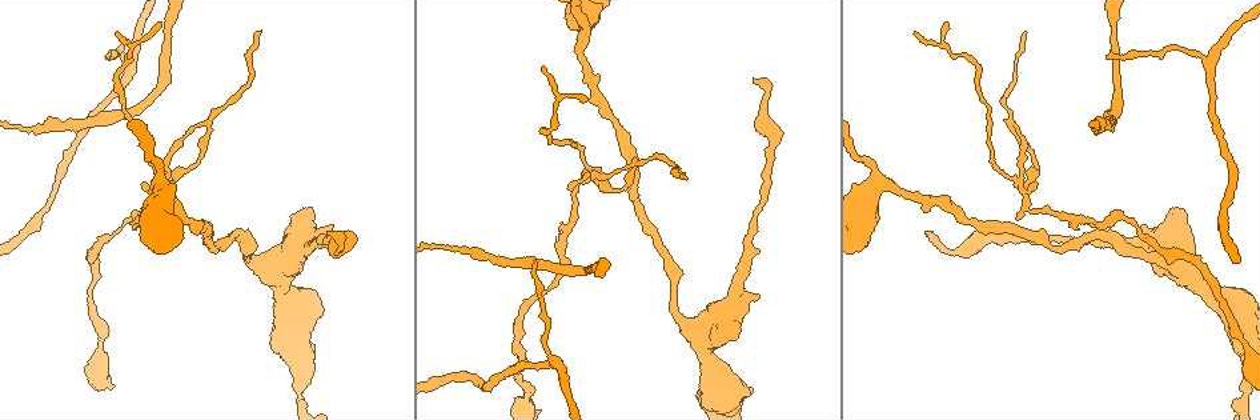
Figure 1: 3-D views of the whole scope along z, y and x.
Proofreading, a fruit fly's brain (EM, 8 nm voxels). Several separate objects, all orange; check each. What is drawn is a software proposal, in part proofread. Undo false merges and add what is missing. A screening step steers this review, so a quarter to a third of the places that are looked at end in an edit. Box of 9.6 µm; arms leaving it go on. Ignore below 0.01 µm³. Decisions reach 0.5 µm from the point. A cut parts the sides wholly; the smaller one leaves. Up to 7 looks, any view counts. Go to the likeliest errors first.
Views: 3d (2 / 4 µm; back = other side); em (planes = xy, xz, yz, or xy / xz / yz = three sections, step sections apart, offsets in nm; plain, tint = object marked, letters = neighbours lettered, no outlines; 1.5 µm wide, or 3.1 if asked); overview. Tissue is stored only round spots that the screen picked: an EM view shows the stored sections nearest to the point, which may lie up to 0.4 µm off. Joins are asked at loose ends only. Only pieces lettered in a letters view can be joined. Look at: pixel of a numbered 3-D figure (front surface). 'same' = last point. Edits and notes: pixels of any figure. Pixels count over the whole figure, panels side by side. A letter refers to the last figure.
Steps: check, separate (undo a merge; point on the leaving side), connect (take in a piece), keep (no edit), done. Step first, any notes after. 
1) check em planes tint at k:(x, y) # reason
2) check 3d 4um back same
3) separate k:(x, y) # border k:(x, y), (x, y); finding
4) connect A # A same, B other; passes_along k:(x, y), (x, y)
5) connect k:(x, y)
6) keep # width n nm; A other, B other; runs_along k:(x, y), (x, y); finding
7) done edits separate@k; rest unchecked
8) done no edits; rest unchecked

check em planes letters at 1:(1024, 31) # free end

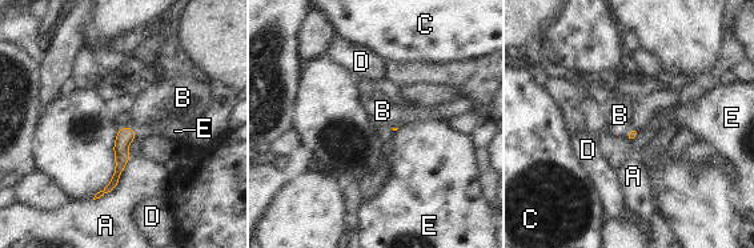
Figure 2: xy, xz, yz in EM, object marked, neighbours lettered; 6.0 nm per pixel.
keep # A other, B other, C other, D other, E other; runs_along 2:(129, 131), (112, 184); none of them fits

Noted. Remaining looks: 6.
check 3d 4um at 1:(1141, 228) # stops while still wide

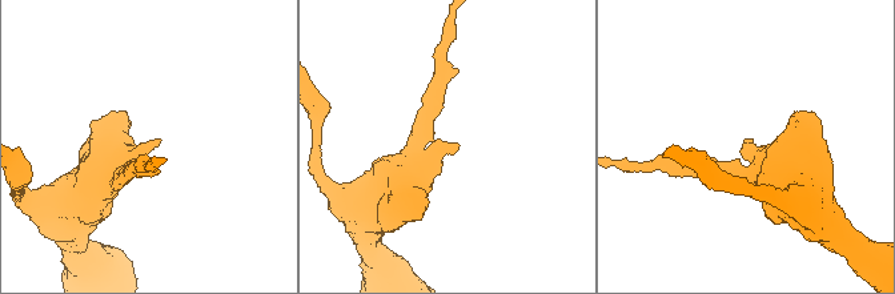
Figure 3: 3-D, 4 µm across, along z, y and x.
check em planes plain at 3:(456, 149)

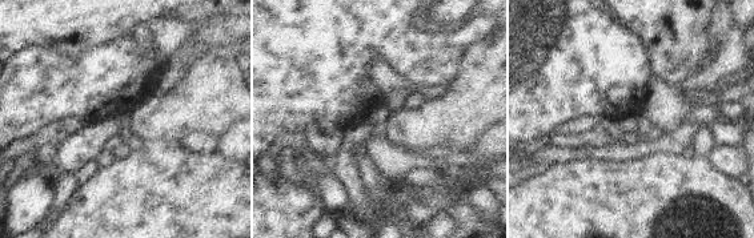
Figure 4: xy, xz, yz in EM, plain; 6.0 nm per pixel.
check em planes letters same

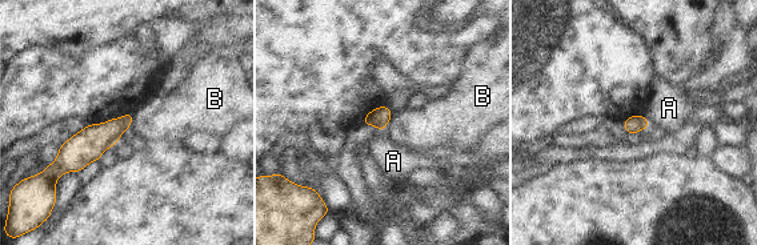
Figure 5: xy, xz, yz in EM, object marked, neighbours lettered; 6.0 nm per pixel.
keep # A other, B other; no lettered piece goes on from it

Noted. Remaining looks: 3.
check 3d 2um at 1:(108, 57) # tapers out

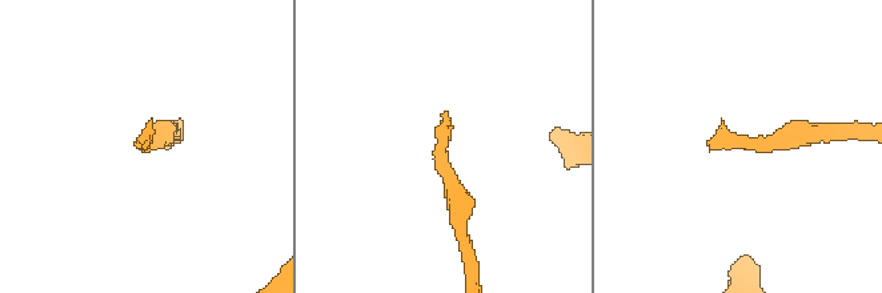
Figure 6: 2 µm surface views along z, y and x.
check em planes tint at 6:(147, 136) # now the EM

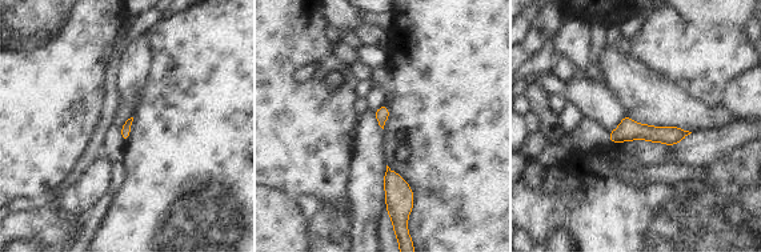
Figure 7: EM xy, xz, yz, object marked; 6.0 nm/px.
check em planes letters same # what lies round it

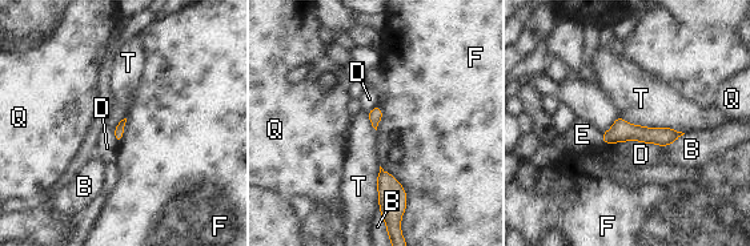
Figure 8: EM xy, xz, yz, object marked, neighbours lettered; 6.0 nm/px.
connect E # B other, D other, E same, F other, Q other, T other; passes_along 8:(621, 130), (602, 138), (582, 134); it goes on there

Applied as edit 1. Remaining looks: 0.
done edits connect@8; rest unchecked

